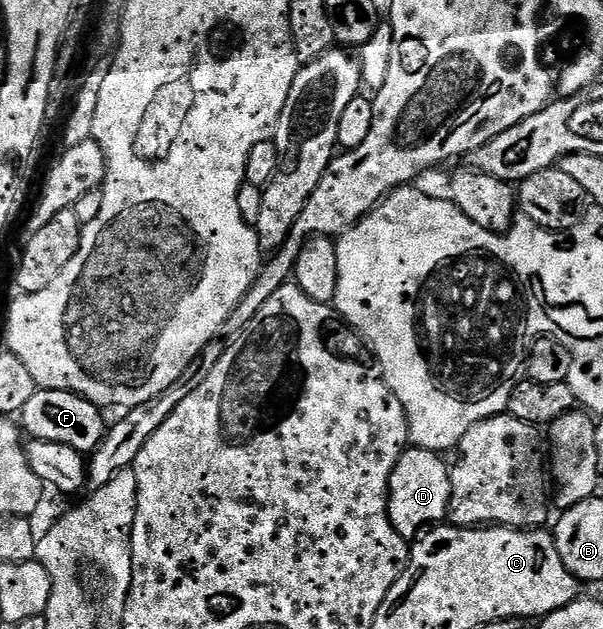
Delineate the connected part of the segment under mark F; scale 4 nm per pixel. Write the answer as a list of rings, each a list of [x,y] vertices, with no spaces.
[[[37,388],[34,395],[26,402],[26,407],[18,414],[19,424],[23,432],[34,441],[49,441],[50,443],[66,443],[66,447],[74,447],[79,453],[91,455],[104,441],[106,420],[102,414],[101,406],[90,403],[82,395],[71,393],[65,389]]]

